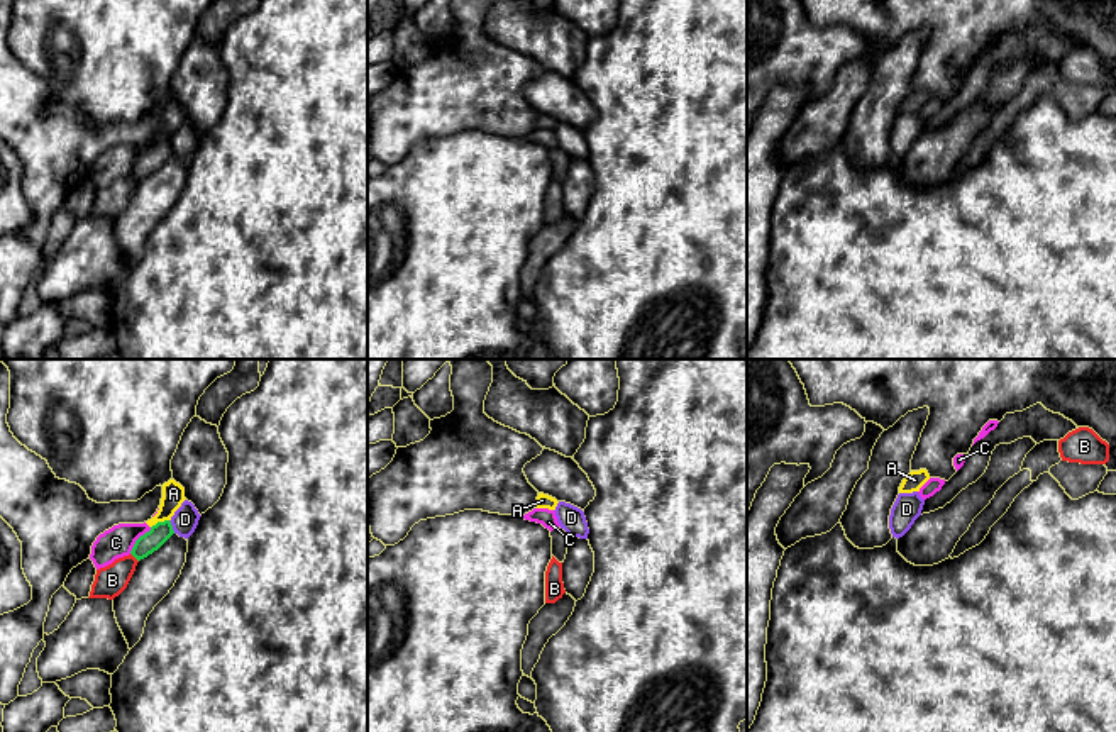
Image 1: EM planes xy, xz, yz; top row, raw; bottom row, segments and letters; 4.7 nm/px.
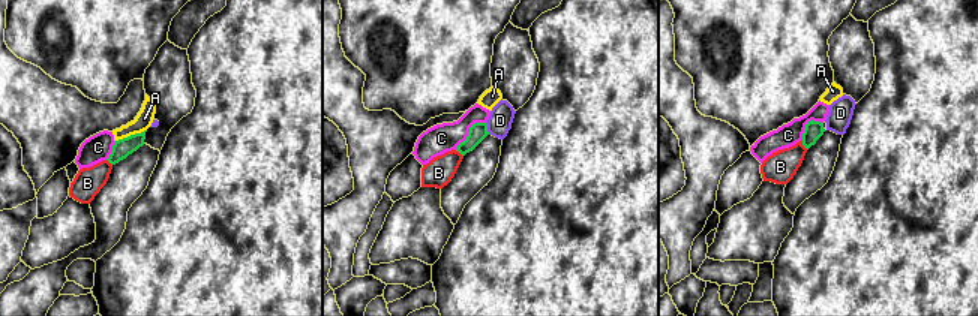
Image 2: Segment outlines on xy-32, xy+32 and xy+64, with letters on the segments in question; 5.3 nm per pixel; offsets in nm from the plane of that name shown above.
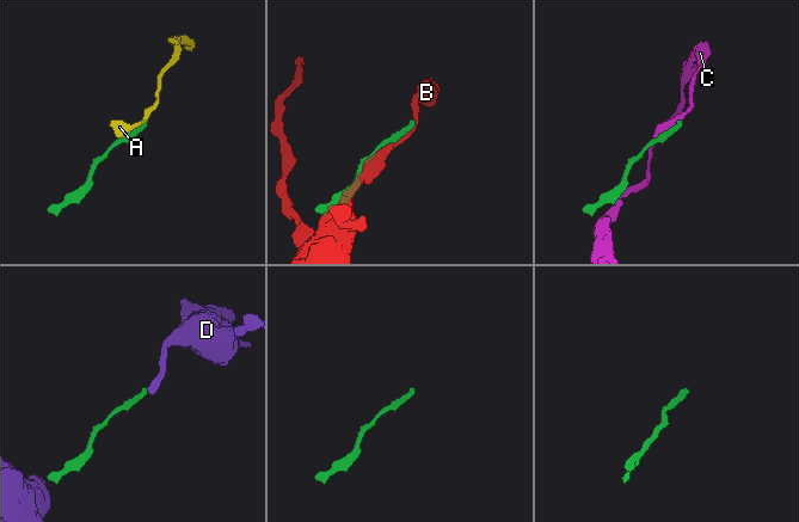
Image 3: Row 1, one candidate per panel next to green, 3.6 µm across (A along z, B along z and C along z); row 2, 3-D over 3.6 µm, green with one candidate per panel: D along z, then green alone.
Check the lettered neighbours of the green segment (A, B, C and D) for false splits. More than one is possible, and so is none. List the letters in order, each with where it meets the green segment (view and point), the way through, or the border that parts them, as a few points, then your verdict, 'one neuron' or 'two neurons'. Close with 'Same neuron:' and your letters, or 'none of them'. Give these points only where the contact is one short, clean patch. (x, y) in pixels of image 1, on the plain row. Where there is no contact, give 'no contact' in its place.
A: xy (160, 143) | along xy (168, 139), (158, 141), (151, 148) | two neurons
B: xy (134, 177) | two neurons
C: xy (138, 160) | along xy (151, 148), (136, 161), (129, 173) | two neurons
D: xy (171, 148) | along xy (168, 141), (175, 153) | two neurons
Same neuron: none of them

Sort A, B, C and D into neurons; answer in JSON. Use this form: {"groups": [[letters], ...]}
{"groups": [["A"], ["B"], ["C"], ["D"]]}

